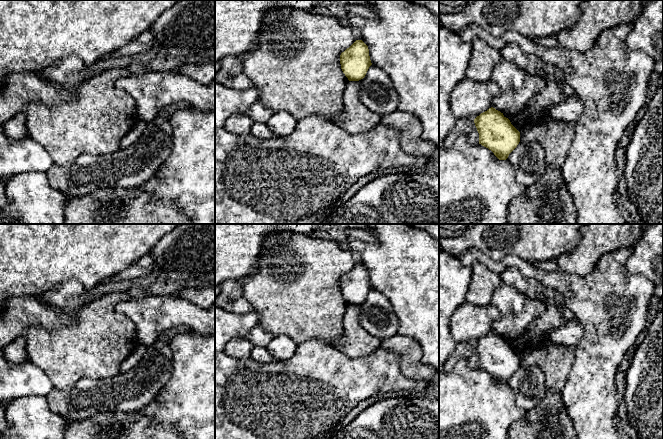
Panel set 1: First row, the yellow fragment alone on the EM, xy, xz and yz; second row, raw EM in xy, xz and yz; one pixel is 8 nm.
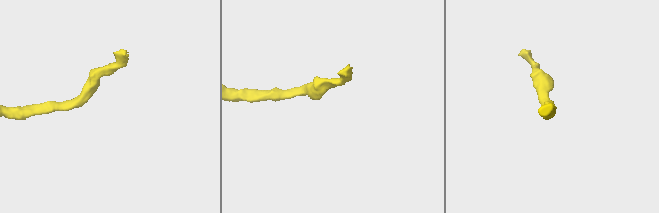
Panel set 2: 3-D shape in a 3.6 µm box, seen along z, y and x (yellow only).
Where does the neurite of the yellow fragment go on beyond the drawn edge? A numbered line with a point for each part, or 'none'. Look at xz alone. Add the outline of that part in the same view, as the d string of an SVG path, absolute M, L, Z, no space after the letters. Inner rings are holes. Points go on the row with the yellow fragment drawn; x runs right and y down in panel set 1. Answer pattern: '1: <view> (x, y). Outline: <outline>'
none

